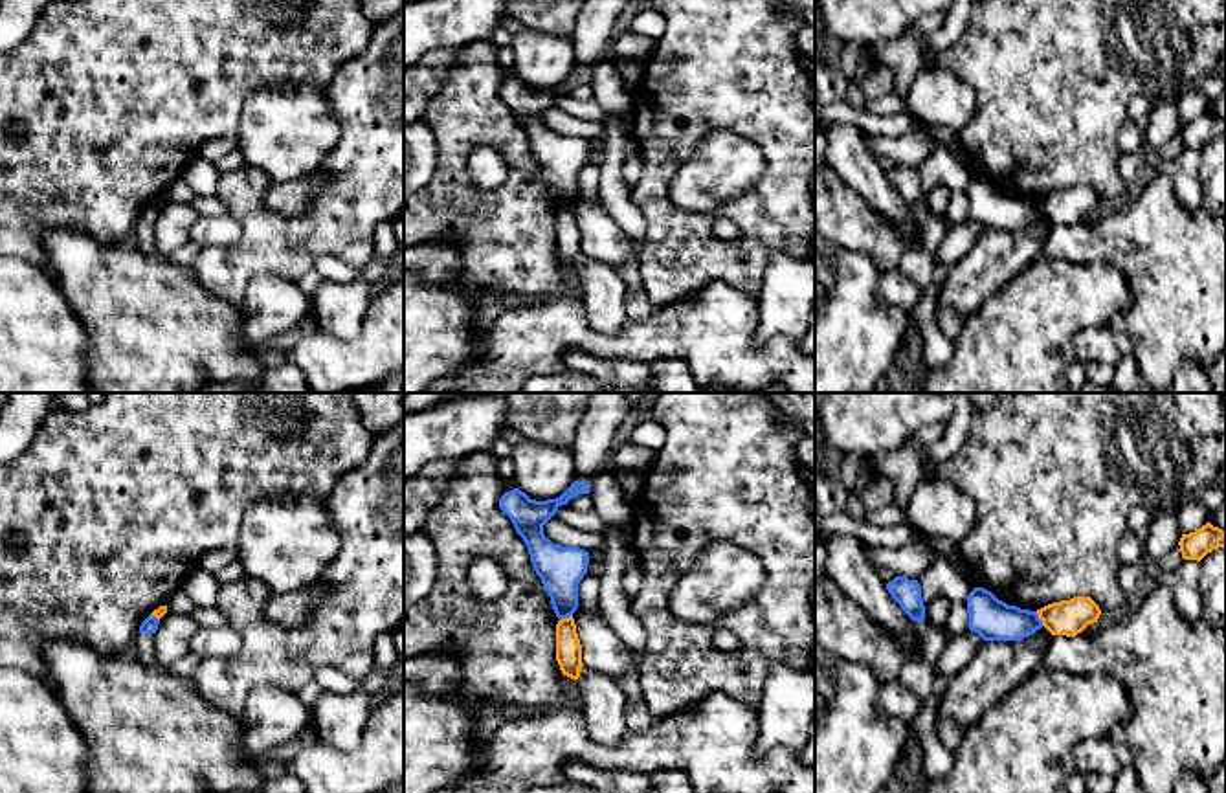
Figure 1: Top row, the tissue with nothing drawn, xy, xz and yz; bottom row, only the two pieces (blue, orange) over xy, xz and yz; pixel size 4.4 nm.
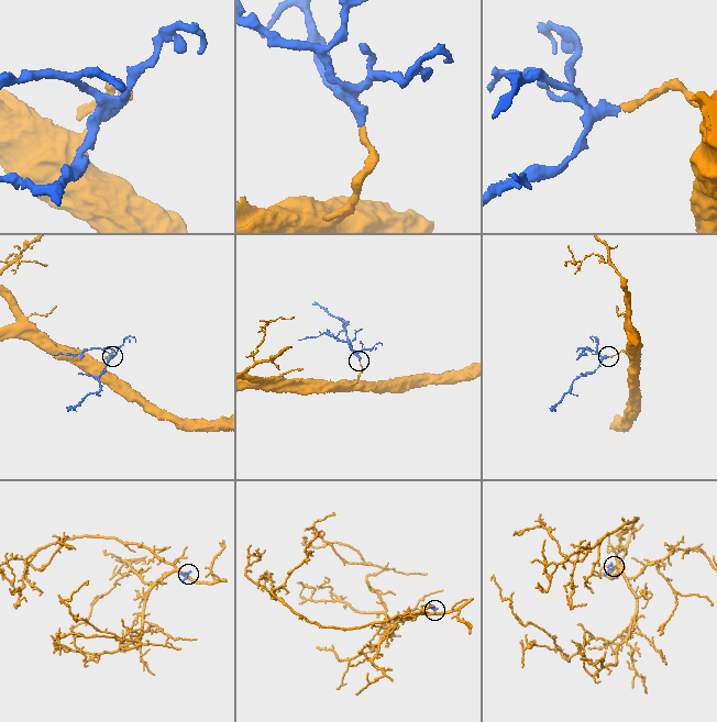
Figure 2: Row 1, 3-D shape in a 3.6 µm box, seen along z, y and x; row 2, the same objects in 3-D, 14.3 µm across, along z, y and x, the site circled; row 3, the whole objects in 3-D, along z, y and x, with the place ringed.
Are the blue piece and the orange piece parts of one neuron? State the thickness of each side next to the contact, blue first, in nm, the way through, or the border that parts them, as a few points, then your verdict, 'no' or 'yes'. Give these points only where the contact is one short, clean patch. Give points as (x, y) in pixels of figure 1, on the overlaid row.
180/160 nm | along yz (1036, 612), (1043, 625) | no

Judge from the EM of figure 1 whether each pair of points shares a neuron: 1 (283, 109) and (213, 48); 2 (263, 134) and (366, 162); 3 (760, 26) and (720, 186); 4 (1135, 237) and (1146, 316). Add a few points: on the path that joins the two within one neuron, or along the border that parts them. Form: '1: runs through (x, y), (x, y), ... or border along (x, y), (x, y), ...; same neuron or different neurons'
1: border along (301, 85), (257, 87), (245, 101), (235, 125); different neurons
2: border along (333, 109), (338, 120), (338, 142), (318, 167); different neurons
3: border along (692, 147), (731, 131), (766, 162); different neurons
4: runs through (1146, 257), (1146, 296); same neuron

